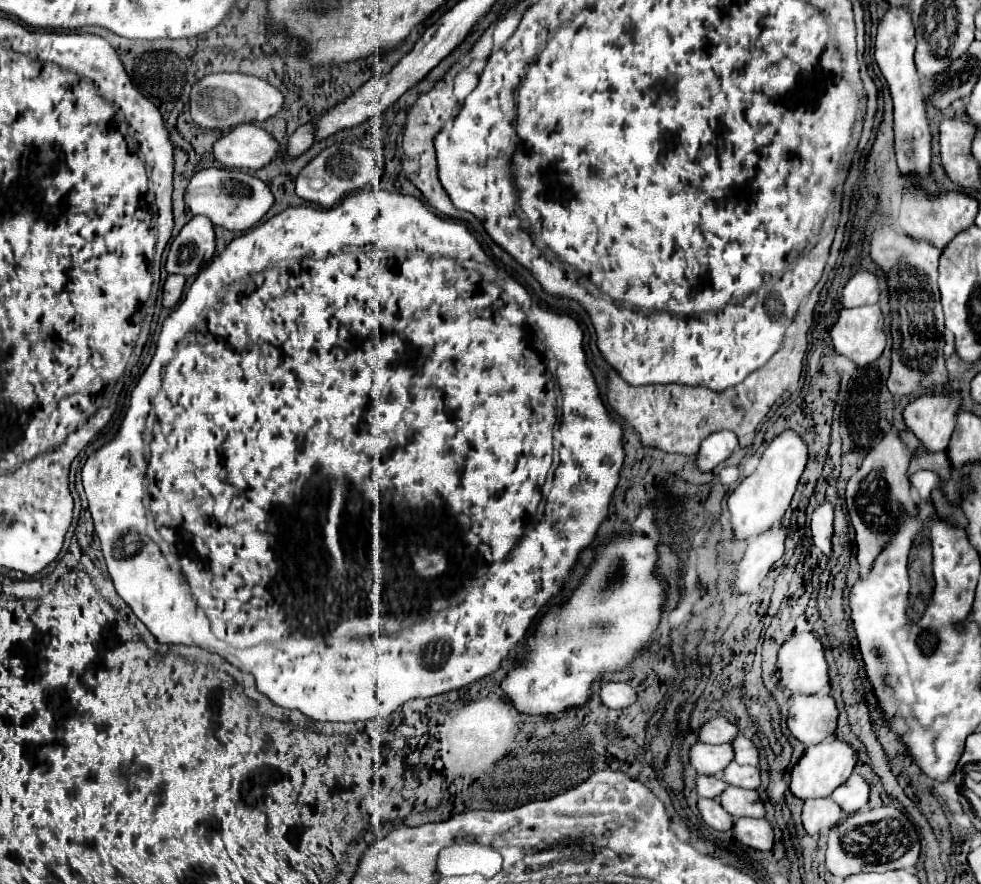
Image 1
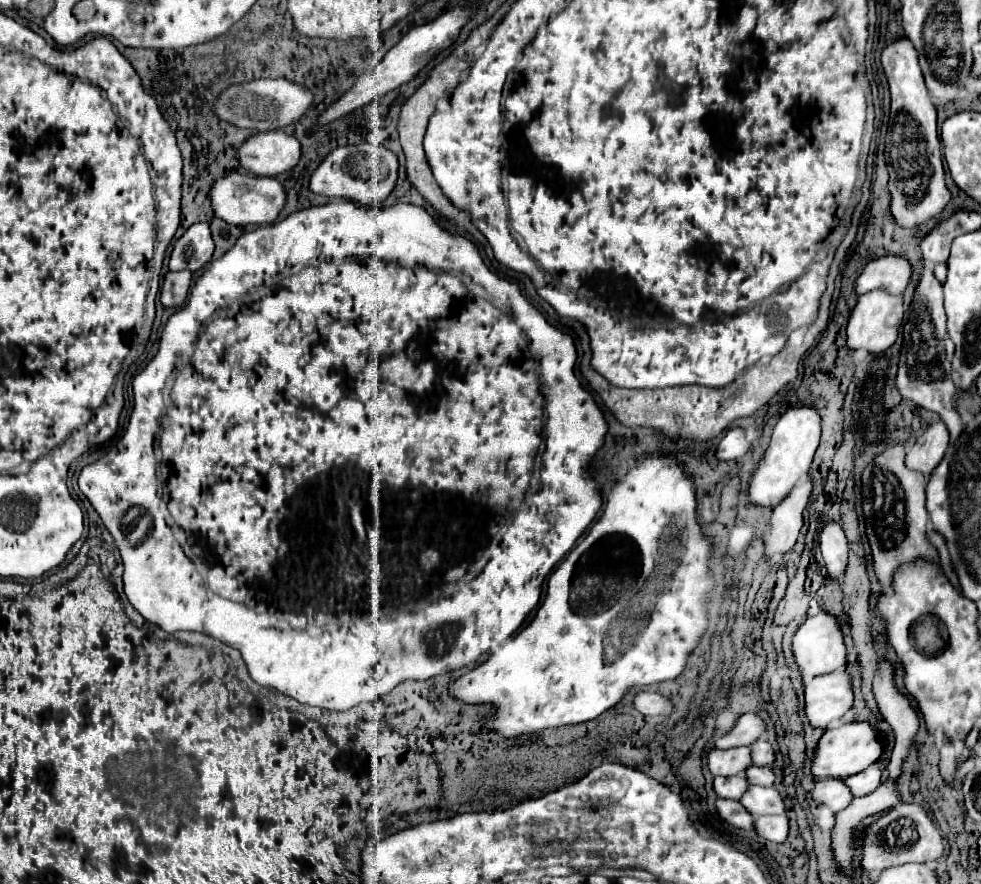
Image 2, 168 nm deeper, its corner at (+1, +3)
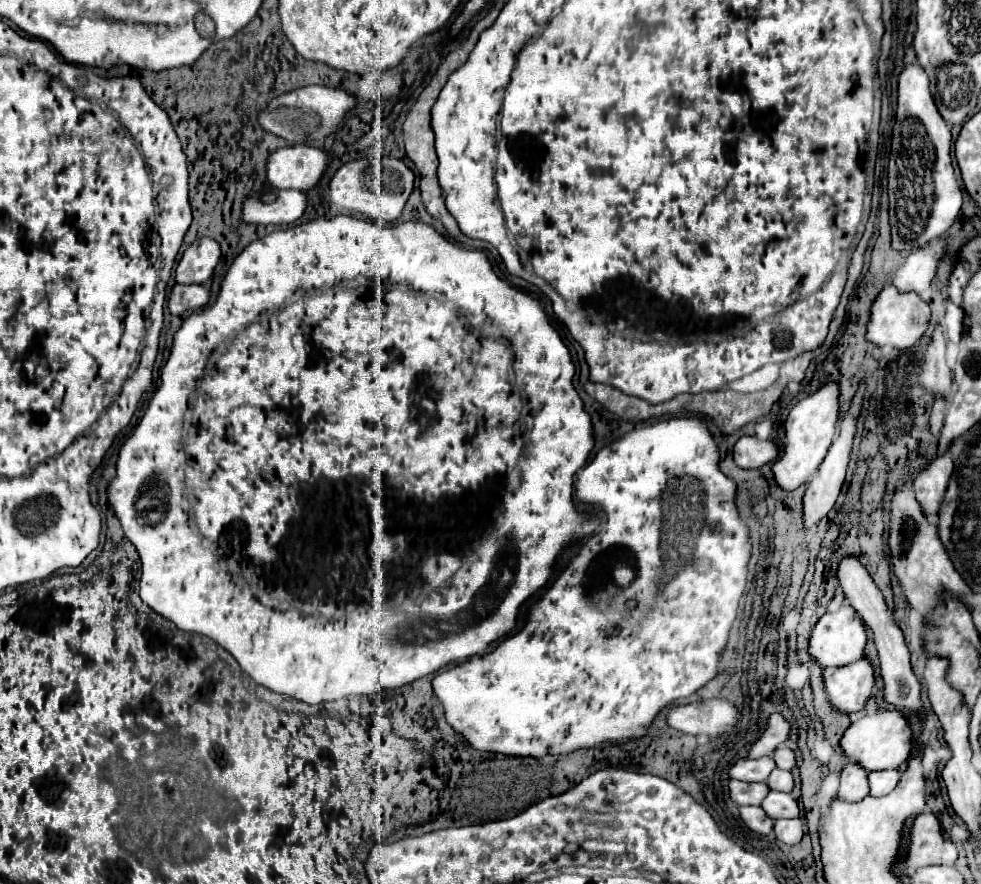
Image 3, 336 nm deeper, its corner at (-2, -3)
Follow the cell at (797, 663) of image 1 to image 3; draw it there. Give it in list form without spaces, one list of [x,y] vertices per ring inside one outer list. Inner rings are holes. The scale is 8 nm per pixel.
[[[842,606],[840,610],[828,612],[818,620],[818,624],[814,626],[812,636],[810,636],[808,652],[824,668],[846,666],[848,662],[856,662],[864,656],[866,640],[868,640],[868,632],[866,632],[862,618],[856,614],[856,610],[852,606]]]

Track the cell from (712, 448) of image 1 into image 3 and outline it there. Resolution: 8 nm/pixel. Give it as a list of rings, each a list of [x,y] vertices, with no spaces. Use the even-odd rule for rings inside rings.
[[[742,436],[734,446],[734,460],[740,468],[762,468],[778,454],[780,450],[772,440],[758,440],[756,436]]]

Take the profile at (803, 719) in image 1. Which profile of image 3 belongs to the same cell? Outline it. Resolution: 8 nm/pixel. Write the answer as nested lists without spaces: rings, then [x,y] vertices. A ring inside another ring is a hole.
[[[860,658],[848,666],[836,668],[824,678],[828,700],[836,710],[852,714],[866,706],[876,684],[874,666],[868,658]]]

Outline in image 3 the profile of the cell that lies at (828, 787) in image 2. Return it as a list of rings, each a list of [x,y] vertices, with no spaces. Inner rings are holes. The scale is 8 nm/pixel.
[[[850,759],[843,768],[838,794],[848,802],[858,802],[860,798],[868,796],[868,776],[856,760]]]

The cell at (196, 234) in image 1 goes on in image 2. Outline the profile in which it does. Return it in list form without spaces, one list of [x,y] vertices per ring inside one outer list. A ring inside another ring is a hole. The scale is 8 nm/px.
[[[195,222],[175,242],[173,252],[171,252],[171,260],[169,260],[169,270],[197,272],[211,260],[213,250],[215,250],[215,246],[213,246],[209,224]]]

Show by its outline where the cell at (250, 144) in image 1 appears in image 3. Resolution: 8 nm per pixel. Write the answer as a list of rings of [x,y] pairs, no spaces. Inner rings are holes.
[[[296,144],[276,150],[268,158],[268,180],[274,188],[312,190],[332,162],[332,154],[308,144]]]

